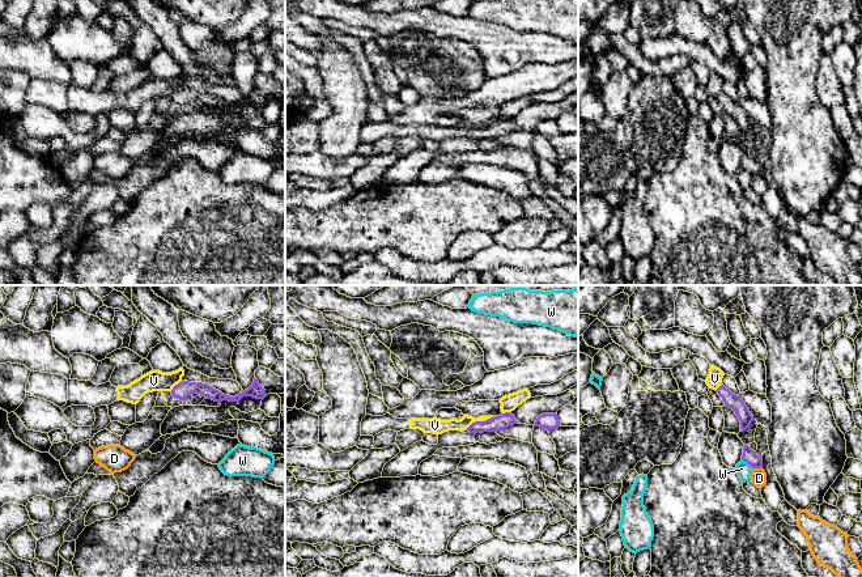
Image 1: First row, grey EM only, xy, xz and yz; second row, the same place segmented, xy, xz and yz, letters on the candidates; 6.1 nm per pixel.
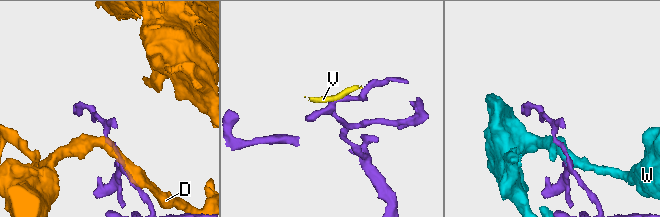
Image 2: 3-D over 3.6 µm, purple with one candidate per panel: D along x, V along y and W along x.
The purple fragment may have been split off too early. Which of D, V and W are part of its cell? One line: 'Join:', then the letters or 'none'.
Join: none

